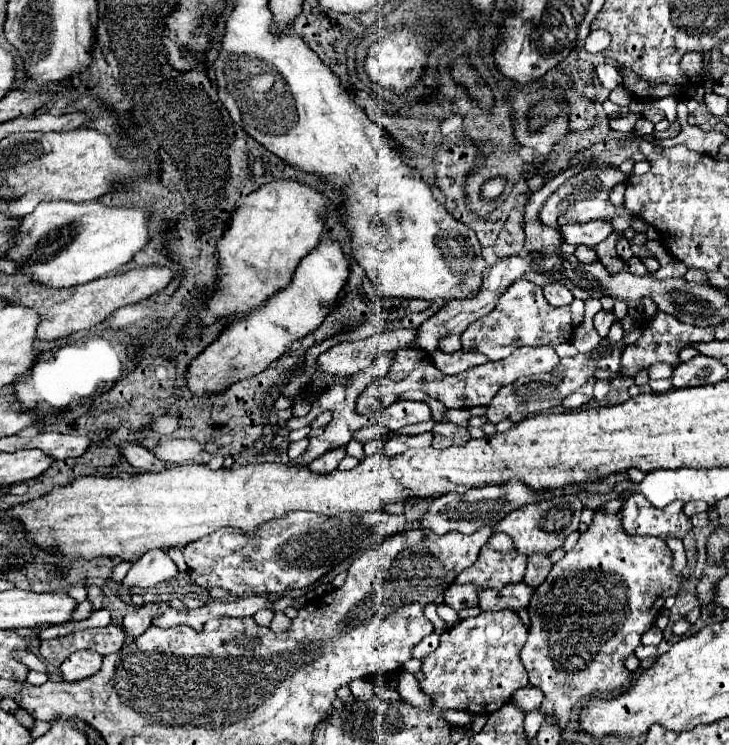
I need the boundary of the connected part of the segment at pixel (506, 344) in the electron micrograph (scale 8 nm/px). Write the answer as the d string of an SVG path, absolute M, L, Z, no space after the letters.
M516 281L510 285L498 305L492 313L486 317L476 319L464 333L462 333L462 351L476 351L486 355L490 361L500 361L512 355L518 347L542 347L550 345L556 347L560 343L566 343L572 339L572 321L568 307L552 307L544 295L542 289L530 281Z

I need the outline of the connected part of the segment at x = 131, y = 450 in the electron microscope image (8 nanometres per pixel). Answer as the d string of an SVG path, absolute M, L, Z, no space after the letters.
M124 445L122 453L124 453L126 461L140 471L162 471L162 469L166 469L164 461L160 461L154 453L150 453L148 449L144 449L140 445Z

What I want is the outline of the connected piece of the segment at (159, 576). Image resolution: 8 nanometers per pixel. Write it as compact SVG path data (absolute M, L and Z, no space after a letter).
M154 549L152 553L144 553L140 561L132 565L122 583L126 587L152 587L176 577L176 573L176 563L162 549Z

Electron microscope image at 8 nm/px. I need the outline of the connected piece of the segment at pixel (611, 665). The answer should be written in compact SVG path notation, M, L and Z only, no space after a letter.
M596 511L592 525L584 535L580 535L576 547L568 551L552 567L546 581L534 589L528 605L528 641L520 651L520 659L530 675L530 685L544 691L540 711L546 717L552 717L560 729L566 729L572 707L576 707L580 699L618 691L630 681L630 671L626 669L624 661L634 655L644 631L654 625L654 619L662 609L662 601L678 591L680 577L674 577L670 567L672 553L666 541L656 537L626 535L618 515L602 515Z

